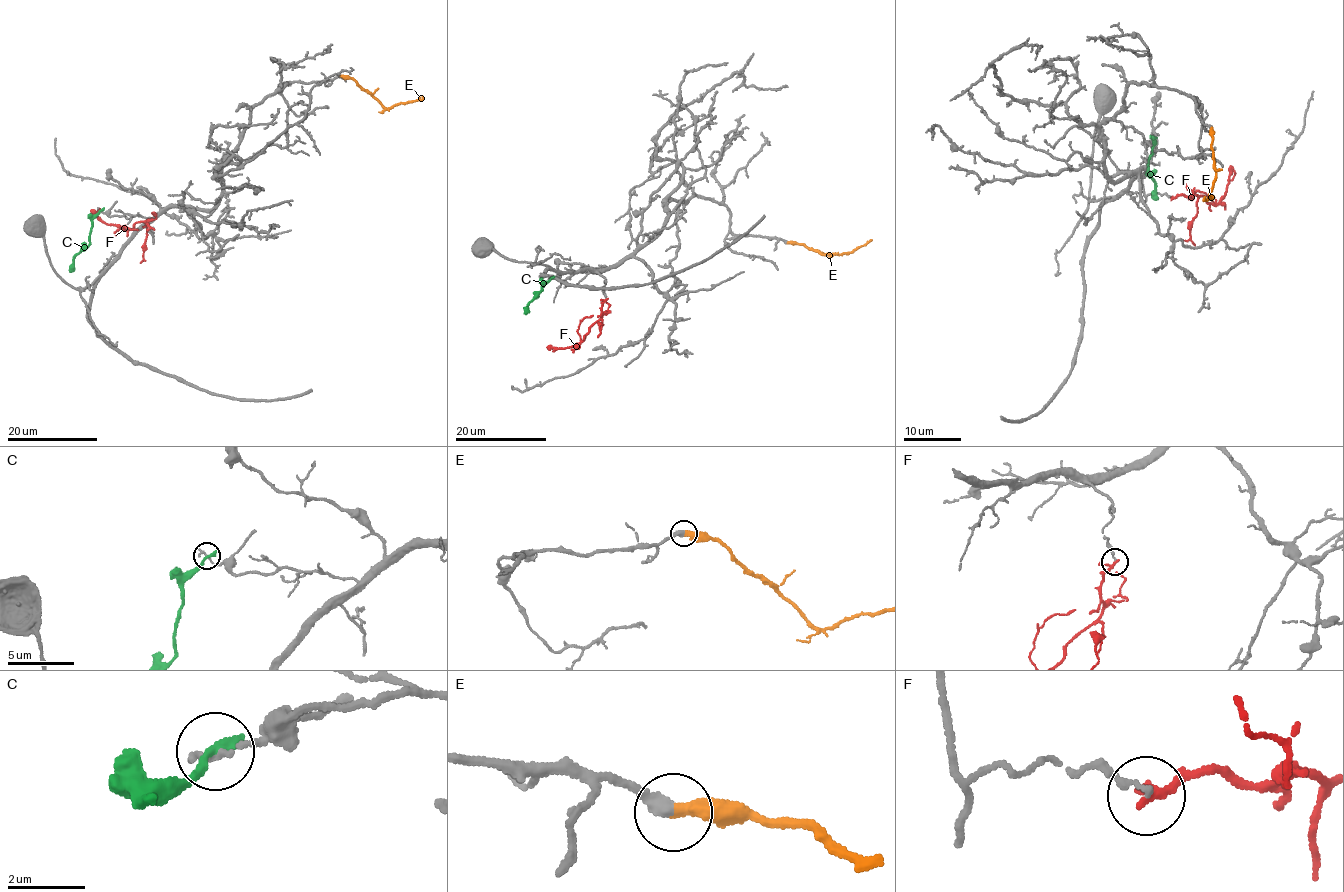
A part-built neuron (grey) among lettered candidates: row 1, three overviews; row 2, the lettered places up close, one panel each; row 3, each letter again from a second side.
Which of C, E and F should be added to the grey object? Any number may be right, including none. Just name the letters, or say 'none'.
E

